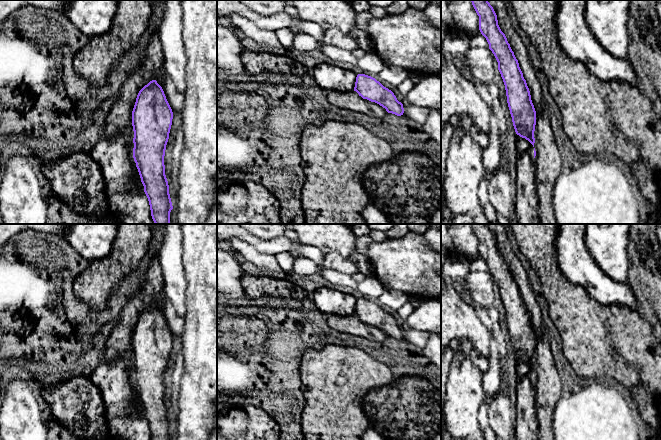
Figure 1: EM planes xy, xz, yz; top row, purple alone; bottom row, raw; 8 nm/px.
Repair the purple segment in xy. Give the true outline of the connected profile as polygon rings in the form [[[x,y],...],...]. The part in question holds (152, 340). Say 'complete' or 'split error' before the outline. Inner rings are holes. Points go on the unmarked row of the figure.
complete; [[[156,304],[150,305],[137,319],[132,335],[132,350],[134,355],[133,382],[149,425],[151,440],[170,440],[173,433],[164,389],[172,343],[173,336],[162,311]]]

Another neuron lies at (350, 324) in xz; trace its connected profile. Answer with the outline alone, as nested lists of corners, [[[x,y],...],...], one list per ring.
[[[329,315],[328,326],[344,334],[359,336],[374,342],[384,342],[387,338],[385,332],[375,326],[363,323],[356,315]]]

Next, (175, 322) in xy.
[[[166,296],[163,298],[161,308],[172,335],[176,335],[181,338],[185,327],[184,318],[176,312],[175,308]]]

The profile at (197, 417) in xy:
[[[181,224],[182,262],[187,279],[185,327],[181,336],[184,372],[178,396],[176,440],[209,440],[217,426],[217,224]]]

